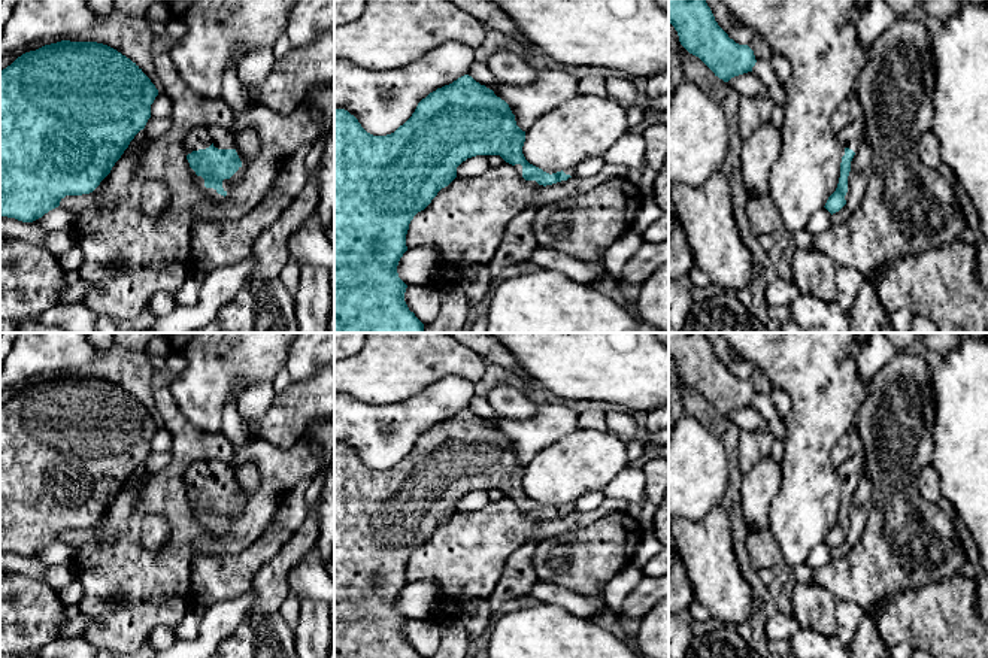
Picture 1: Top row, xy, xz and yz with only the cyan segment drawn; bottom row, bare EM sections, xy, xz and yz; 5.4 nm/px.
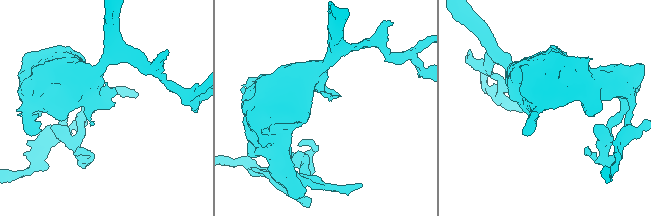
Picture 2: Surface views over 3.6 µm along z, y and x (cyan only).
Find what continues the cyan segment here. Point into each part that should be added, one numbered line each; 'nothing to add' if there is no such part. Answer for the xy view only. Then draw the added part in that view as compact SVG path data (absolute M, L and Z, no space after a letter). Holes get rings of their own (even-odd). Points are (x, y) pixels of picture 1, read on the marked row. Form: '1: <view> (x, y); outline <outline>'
1: xy (200, 138); outline M219 125L196 127L184 139L187 155L210 145L218 149L236 149L234 137Z

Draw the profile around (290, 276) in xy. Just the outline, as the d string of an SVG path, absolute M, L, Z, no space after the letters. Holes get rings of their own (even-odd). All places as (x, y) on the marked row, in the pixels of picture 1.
M290 261L281 272L281 282L294 297L300 285L300 266L294 261Z

